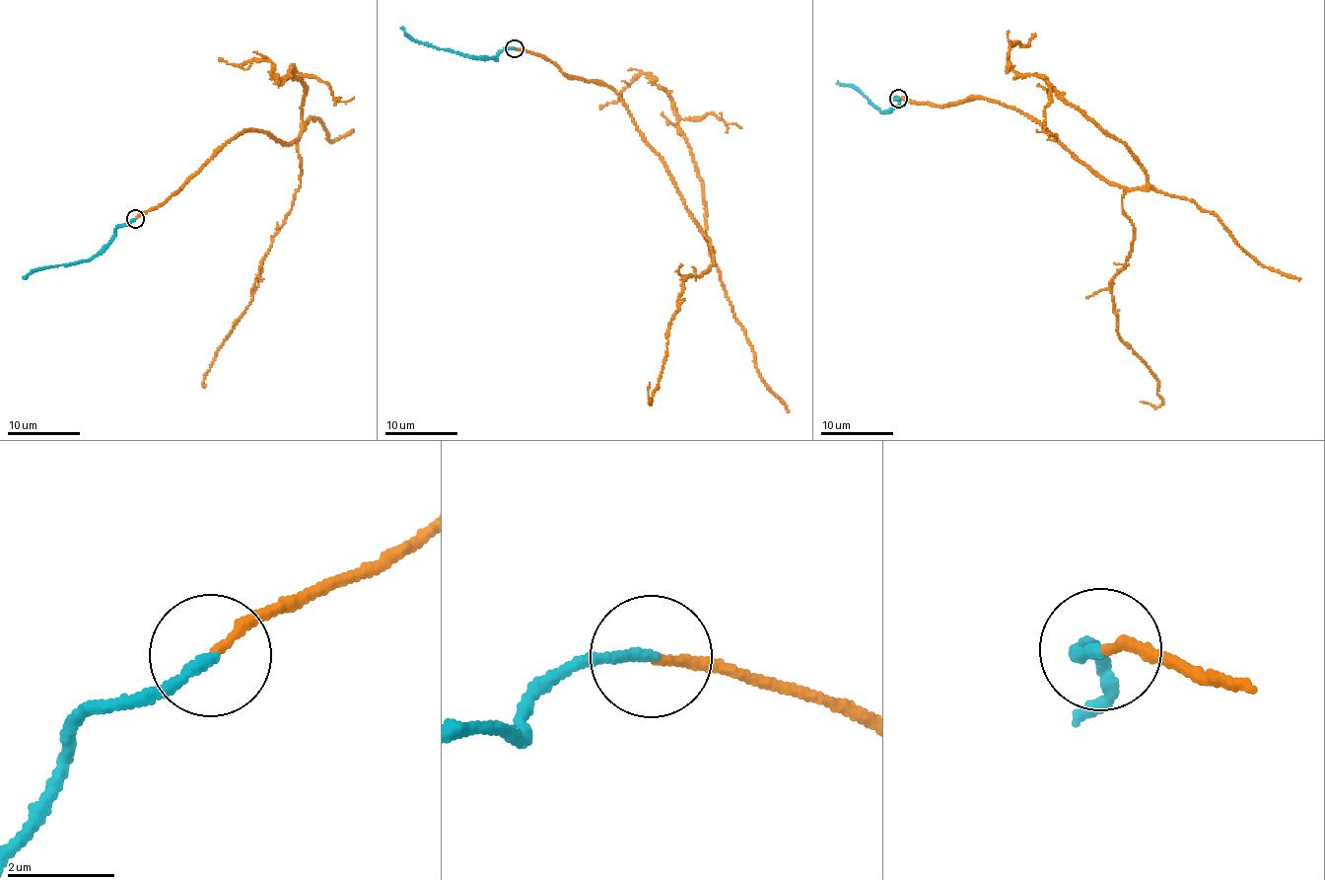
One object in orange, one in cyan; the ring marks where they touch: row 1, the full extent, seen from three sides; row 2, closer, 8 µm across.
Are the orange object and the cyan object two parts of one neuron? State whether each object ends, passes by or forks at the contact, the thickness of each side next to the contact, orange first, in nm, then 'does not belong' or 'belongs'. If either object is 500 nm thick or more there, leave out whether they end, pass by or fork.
orange ends; cyan ends; calibres 150 and 200 nm; belongs

